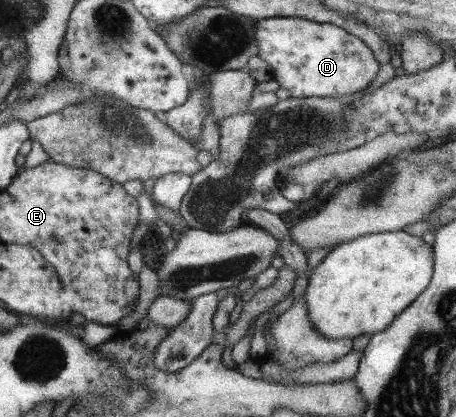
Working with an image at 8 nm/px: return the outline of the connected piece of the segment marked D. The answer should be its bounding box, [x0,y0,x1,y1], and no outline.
[253,17,381,97]

